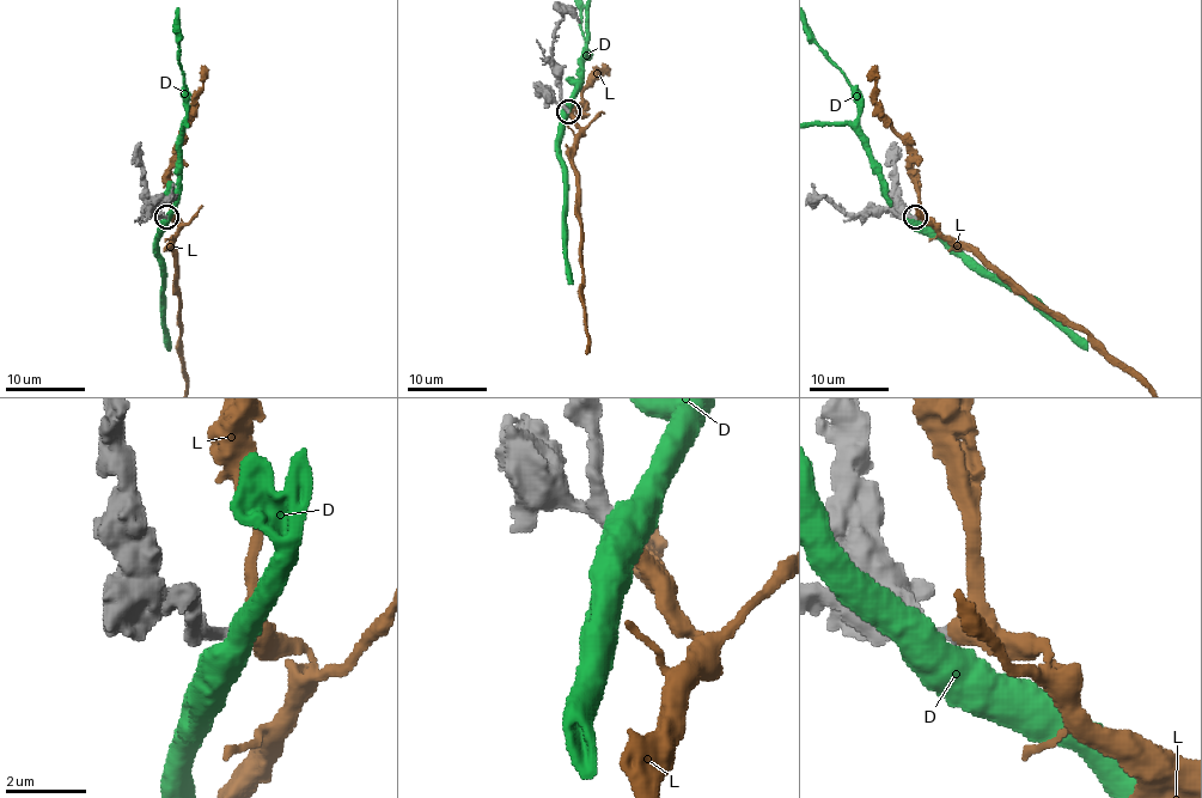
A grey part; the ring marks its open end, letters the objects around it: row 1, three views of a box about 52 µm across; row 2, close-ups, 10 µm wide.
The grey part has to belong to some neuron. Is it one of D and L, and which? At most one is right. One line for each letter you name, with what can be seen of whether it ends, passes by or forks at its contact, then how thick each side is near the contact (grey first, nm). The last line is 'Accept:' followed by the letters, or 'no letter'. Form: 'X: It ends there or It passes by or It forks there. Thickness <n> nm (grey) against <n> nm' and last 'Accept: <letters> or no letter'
L: It passes by. Thickness 360 nm (grey) against 360 nm
Accept: L

